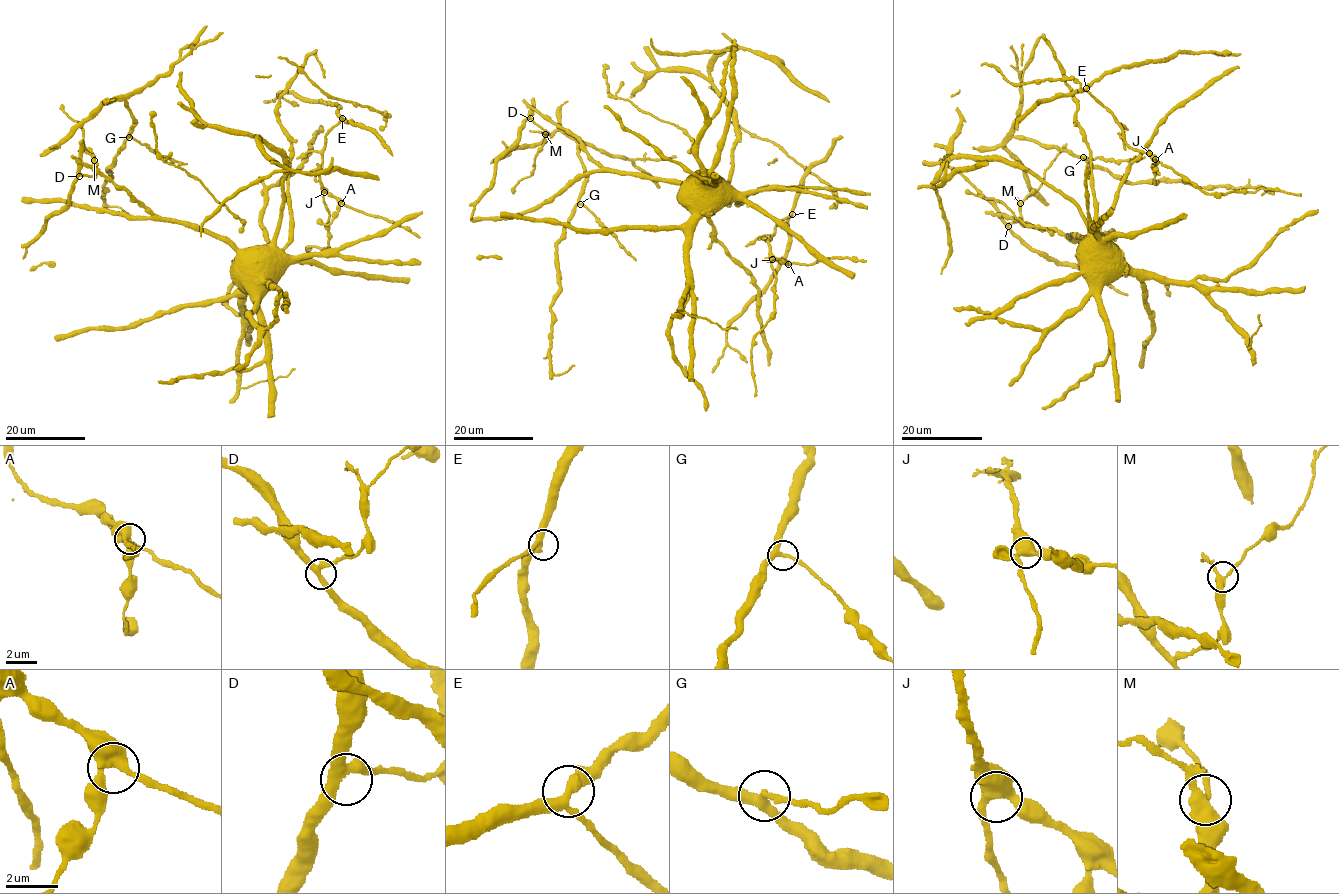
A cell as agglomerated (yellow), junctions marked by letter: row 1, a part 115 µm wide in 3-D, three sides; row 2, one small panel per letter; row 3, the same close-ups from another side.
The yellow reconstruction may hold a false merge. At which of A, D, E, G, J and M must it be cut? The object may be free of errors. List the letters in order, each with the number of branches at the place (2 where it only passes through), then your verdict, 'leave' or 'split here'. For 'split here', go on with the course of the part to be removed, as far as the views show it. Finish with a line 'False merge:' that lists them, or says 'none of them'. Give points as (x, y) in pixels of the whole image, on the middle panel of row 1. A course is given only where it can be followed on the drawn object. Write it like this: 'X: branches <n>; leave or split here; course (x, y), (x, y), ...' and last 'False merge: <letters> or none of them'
A: branches 3; leave
D: branches 3; leave
E: branches 3; leave
G: branches 3; leave
J: branches 3; leave
M: branches 3; split here; course (545, 134), (544, 144), (535, 156), (533, 172), (521, 179), (512, 193)
False merge: M

